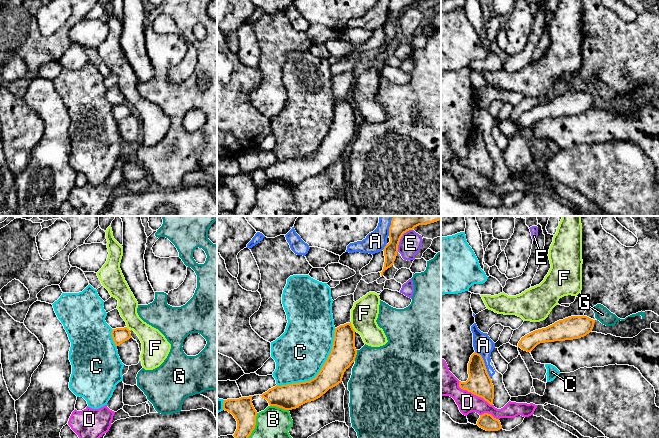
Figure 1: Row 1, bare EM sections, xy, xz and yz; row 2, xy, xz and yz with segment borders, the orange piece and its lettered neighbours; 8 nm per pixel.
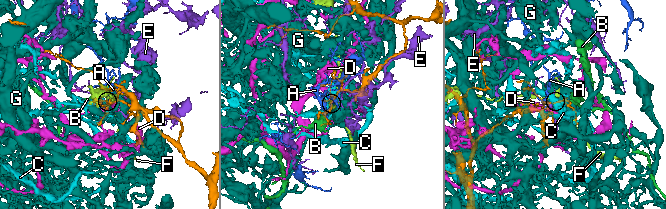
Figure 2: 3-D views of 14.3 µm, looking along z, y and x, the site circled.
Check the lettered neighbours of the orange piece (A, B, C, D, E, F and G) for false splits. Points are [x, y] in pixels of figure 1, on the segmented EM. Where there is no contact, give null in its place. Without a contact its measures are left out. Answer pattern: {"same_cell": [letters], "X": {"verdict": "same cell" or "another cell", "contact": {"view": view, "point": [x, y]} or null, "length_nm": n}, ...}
{"same_cell": [], "A": {"verdict": "another cell", "contact": {"view": "yz", "point": [484, 364]}, "length_nm": 260}, "B": {"verdict": "another cell", "contact": {"view": "xz", "point": [279, 407]}, "length_nm": 160}, "C": {"verdict": "another cell", "contact": {"view": "xz", "point": [319, 371]}, "length_nm": 650}, "D": {"verdict": "another cell", "contact": {"view": "yz", "point": [474, 394]}, "length_nm": 340}, "E": {"verdict": "another cell", "contact": {"view": "xz", "point": [400, 238]}, "length_nm": 220}, "F": {"verdict": "another cell", "contact": {"view": "xz", "point": [352, 327]}, "length_nm": 90}, "G": {"verdict": "another cell", "contact": {"view": "xz", "point": [356, 354]}, "length_nm": 90}}

